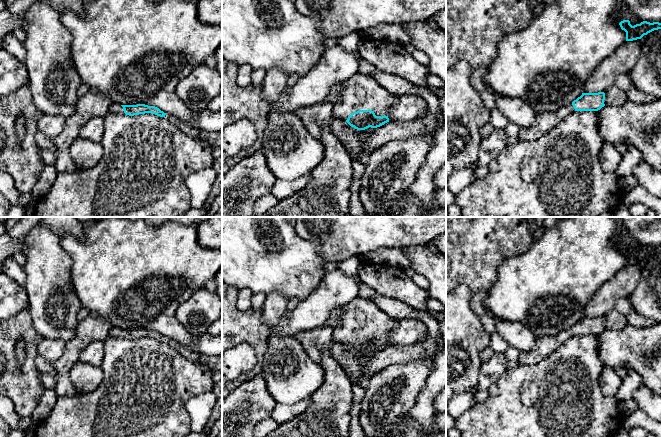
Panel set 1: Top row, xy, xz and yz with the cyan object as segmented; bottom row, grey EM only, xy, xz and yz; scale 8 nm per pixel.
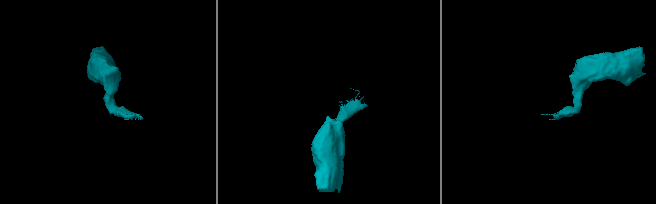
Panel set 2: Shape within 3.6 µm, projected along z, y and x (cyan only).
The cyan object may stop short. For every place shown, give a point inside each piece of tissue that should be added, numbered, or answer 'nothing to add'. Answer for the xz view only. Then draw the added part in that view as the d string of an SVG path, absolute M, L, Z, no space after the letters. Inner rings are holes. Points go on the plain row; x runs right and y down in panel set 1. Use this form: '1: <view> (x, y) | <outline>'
1: xz (360, 316) | M358 296L343 306L340 324L334 329L333 340L346 345L353 336L359 334L372 334L376 340L388 340L390 332L397 327L399 322L399 319L389 317L371 299Z

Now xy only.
1: xy (116, 332) | M111 327L108 335L112 336L112 337L120 338L120 339L125 338L123 331L120 328L117 328L117 327Z

